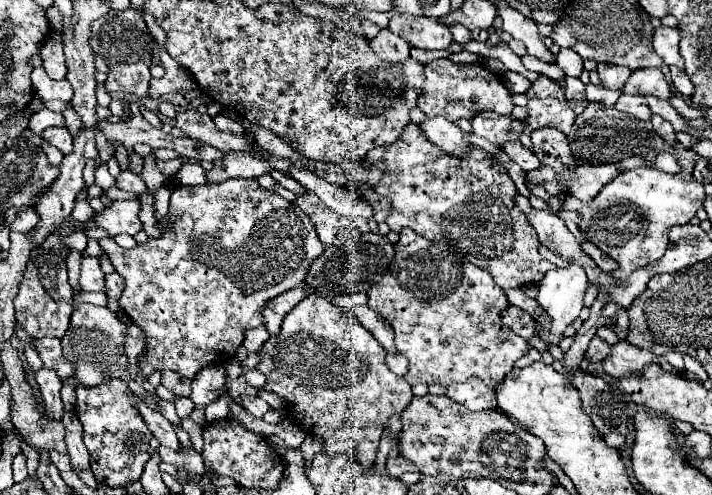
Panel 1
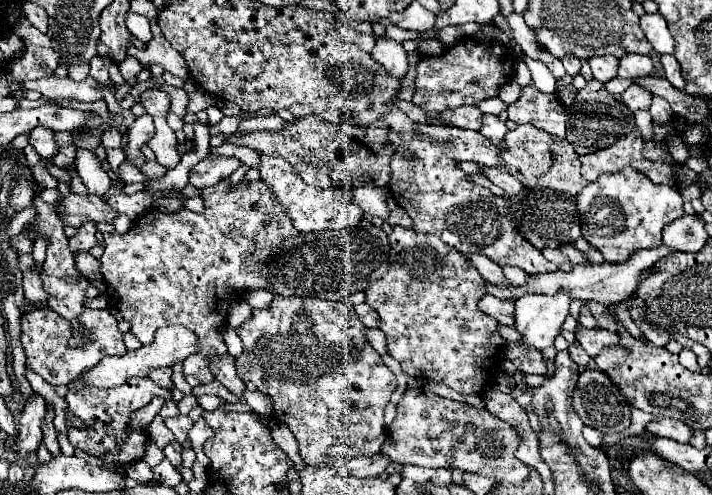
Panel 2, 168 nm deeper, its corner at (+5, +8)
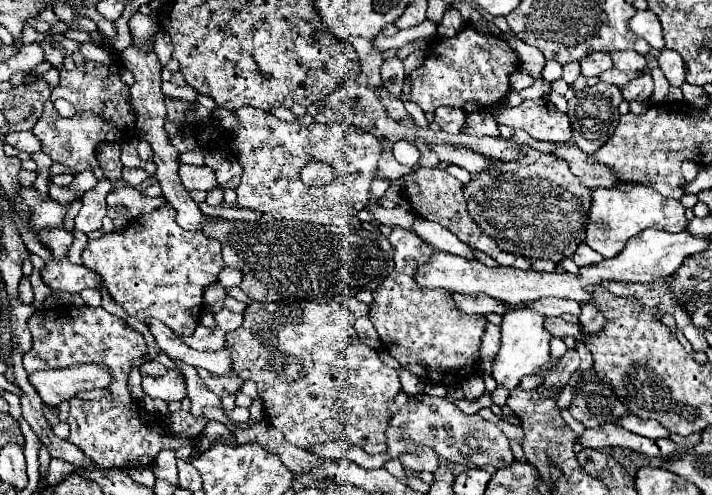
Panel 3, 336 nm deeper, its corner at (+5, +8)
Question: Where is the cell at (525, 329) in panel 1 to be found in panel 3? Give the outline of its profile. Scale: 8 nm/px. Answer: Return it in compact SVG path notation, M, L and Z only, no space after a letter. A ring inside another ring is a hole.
M452 294L454 302L460 310L464 310L466 314L506 314L506 304L500 300L494 300L486 294Z

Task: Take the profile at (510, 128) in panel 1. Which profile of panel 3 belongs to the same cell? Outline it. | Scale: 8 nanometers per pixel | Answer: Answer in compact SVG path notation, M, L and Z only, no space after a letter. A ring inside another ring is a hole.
M440 106L434 112L434 122L448 134L460 134L466 128L468 114L464 108L452 108L452 106Z

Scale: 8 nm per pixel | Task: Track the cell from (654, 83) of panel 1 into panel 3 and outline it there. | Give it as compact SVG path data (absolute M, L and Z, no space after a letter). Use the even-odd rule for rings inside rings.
M614 52L612 54L614 66L618 70L638 70L642 72L646 68L646 58L636 52Z

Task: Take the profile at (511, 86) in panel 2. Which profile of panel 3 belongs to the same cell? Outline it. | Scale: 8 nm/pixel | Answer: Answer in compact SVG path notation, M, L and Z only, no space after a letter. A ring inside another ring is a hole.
M536 82L536 84L532 84L530 88L522 90L520 96L522 96L522 98L538 98L538 96L544 96L546 92L548 92L548 86L546 86L544 82Z

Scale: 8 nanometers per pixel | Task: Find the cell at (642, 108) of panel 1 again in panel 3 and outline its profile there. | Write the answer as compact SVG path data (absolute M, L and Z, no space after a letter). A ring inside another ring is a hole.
M644 70L644 74L640 78L630 82L628 86L624 86L622 88L622 96L624 96L626 102L650 100L650 96L652 96L652 76L650 76L650 70Z

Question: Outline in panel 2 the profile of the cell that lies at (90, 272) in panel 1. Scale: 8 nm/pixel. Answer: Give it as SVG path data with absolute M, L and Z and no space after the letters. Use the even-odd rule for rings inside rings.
M84 222L78 228L76 236L70 238L70 248L74 252L80 252L80 250L86 250L88 252L96 242L98 242L96 240L96 222Z

